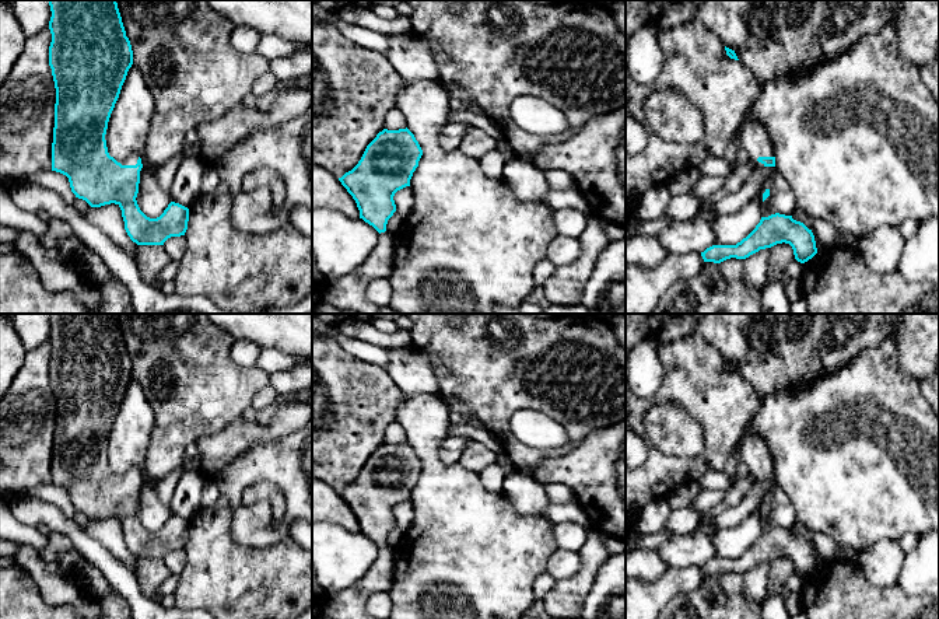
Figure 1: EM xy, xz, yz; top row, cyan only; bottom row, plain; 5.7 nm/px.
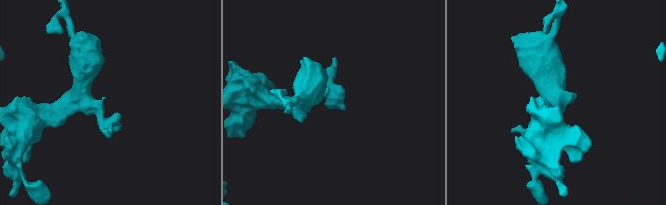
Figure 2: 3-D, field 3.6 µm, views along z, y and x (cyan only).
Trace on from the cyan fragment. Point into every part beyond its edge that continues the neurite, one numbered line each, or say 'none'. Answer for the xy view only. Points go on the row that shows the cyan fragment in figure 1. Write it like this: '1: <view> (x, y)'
1: xy (132, 160)

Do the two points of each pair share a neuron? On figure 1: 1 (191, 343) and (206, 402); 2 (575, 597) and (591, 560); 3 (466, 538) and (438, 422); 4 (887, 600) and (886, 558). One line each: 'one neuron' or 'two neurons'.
1: one neuron
2: one neuron
3: one neuron
4: two neurons

